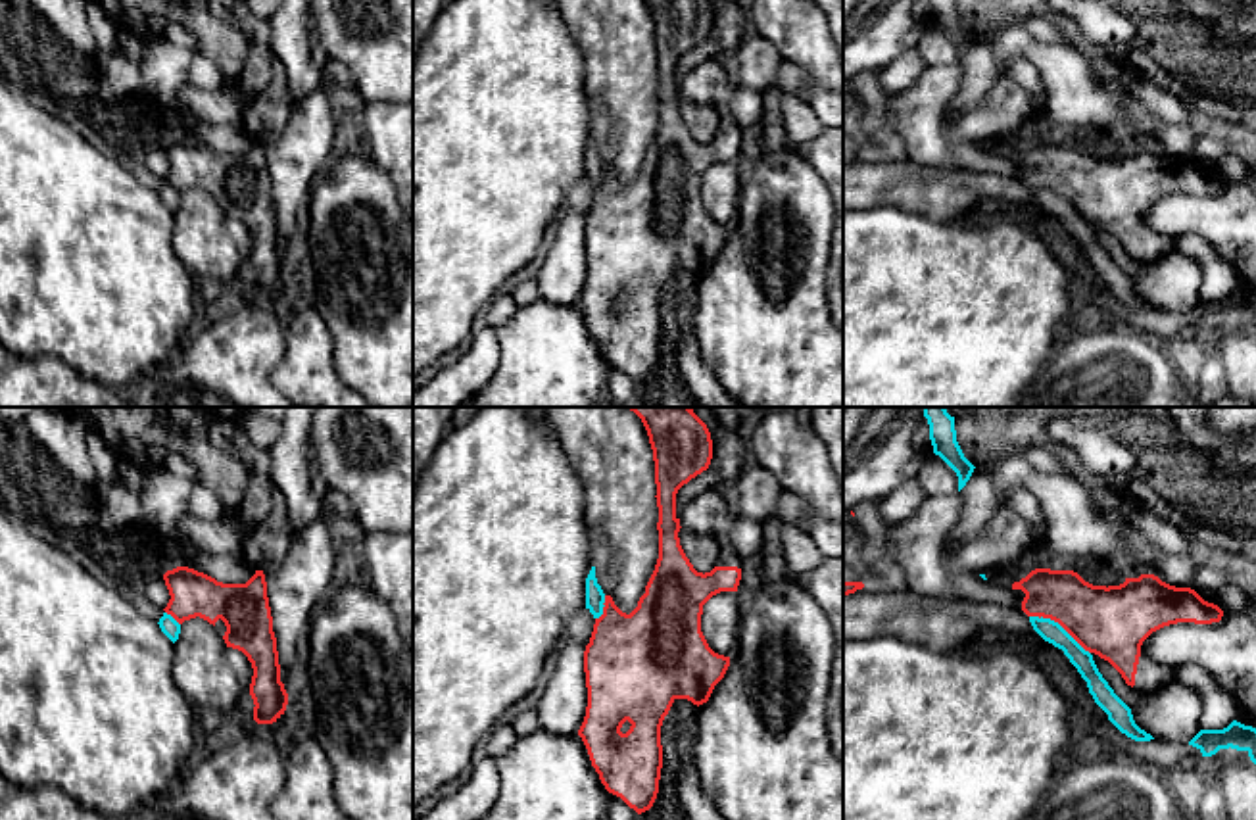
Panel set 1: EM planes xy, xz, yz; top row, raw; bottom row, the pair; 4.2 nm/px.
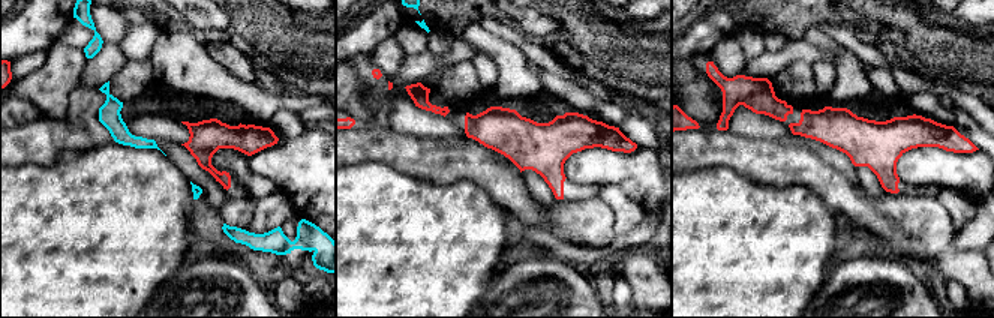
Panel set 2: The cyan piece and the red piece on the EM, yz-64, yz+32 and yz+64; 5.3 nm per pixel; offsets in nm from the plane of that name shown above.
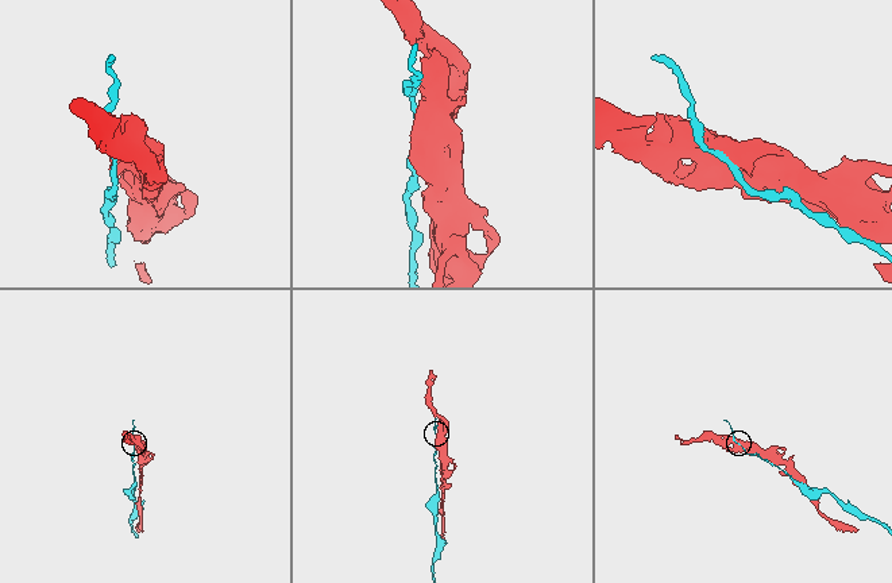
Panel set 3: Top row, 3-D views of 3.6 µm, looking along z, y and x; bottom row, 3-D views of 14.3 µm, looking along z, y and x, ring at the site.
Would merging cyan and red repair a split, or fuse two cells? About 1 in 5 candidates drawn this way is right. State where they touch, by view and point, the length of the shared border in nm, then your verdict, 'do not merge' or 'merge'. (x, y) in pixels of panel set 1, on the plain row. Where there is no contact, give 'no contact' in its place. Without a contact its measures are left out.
contact yz (1059, 194); length 300 nm; do not merge

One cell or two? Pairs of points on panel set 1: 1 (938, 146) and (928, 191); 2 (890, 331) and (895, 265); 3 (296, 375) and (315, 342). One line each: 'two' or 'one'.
1: two
2: one
3: one

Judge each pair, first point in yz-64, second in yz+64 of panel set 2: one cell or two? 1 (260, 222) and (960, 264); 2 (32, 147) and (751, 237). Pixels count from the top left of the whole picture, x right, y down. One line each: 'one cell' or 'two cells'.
1: one cell
2: two cells

